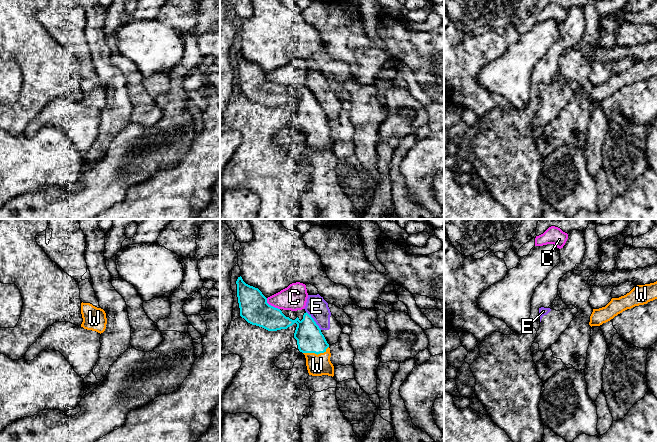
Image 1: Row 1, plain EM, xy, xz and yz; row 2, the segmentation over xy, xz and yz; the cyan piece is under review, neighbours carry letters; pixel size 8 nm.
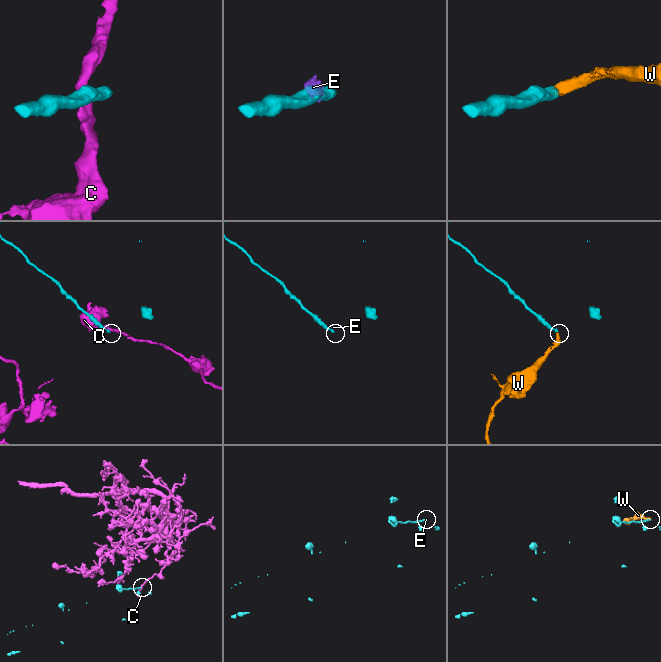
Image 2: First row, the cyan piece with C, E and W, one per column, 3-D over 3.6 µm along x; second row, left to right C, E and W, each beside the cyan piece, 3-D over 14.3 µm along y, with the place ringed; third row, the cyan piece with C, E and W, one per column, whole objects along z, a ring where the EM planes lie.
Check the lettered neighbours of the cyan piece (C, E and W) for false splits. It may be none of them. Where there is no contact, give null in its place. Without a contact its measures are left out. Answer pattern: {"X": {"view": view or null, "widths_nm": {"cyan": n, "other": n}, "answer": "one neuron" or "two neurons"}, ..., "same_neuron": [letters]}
{"C": {"view": "xz", "widths_nm": {"cyan": 220, "other": 200}, "answer": "two neurons"}, "E": {"view": "xz", "widths_nm": {"cyan": 220, "other": 170}, "answer": "two neurons"}, "W": {"view": "xz", "widths_nm": {"cyan": 220, "other": 180}, "answer": "one neuron"}, "same_neuron": ["W"]}

